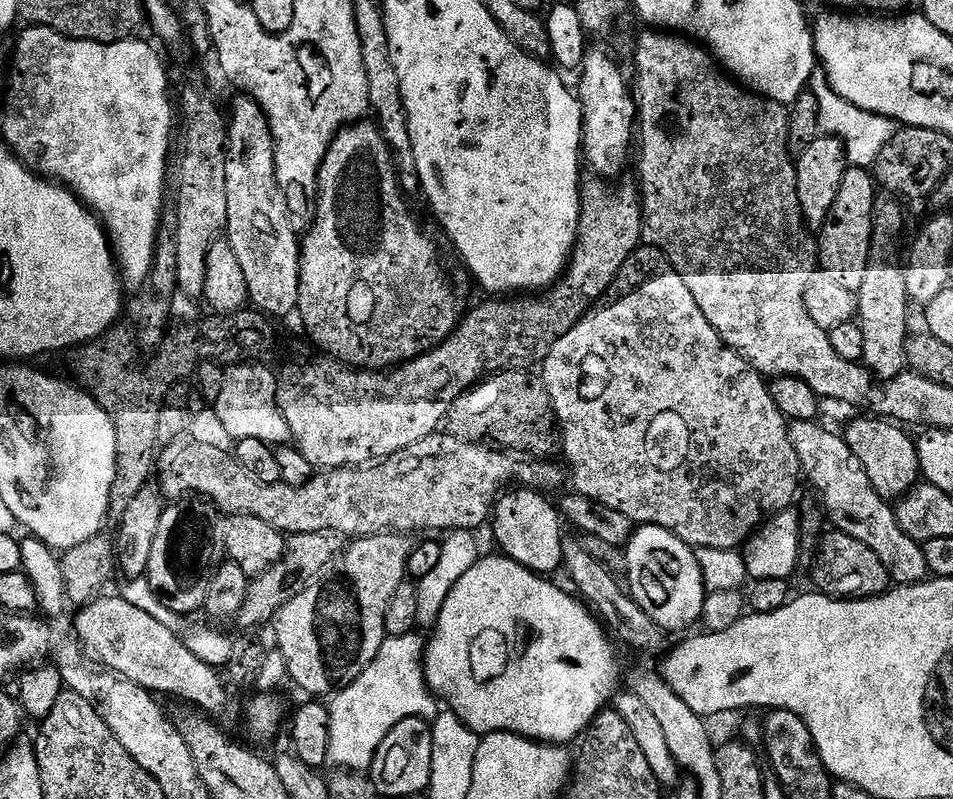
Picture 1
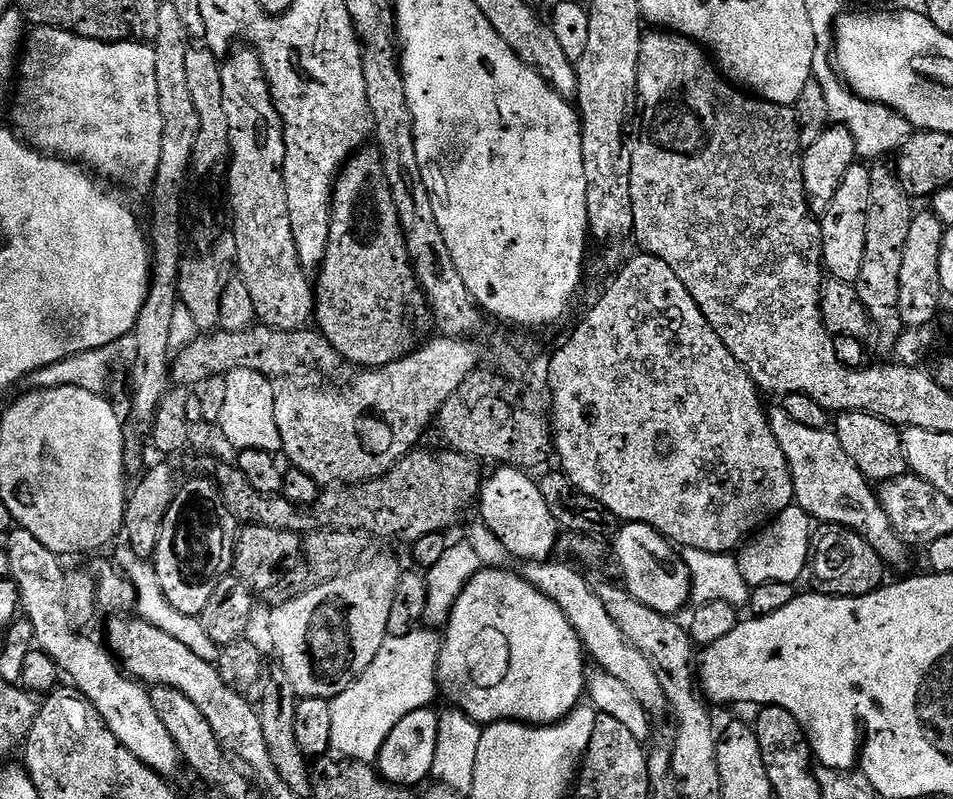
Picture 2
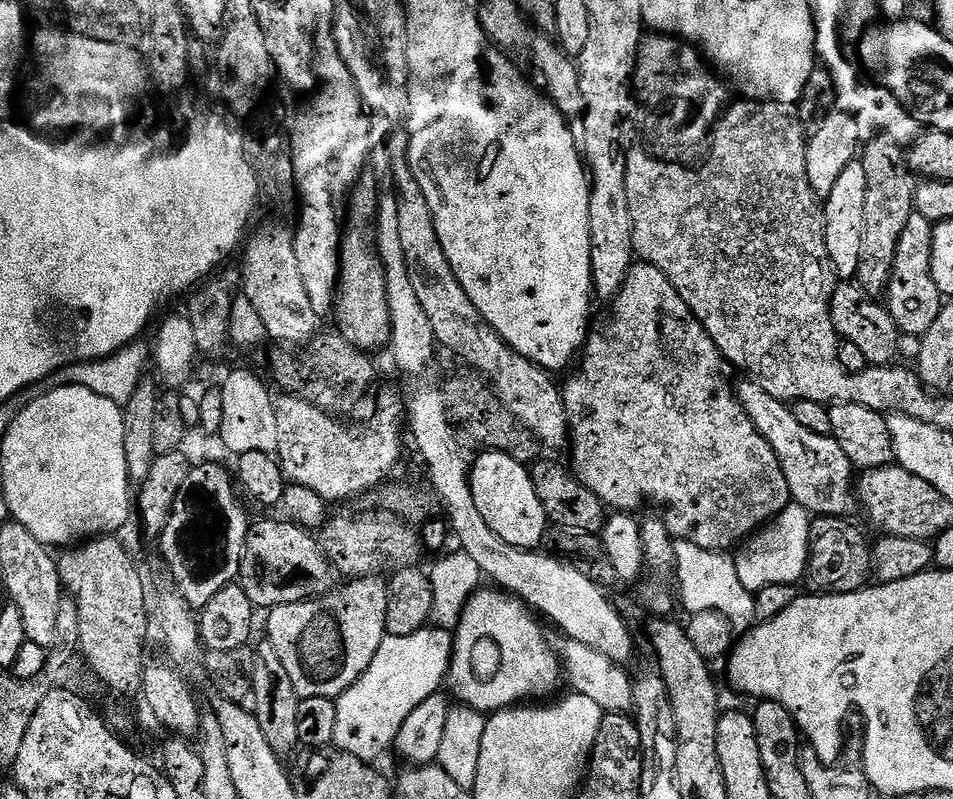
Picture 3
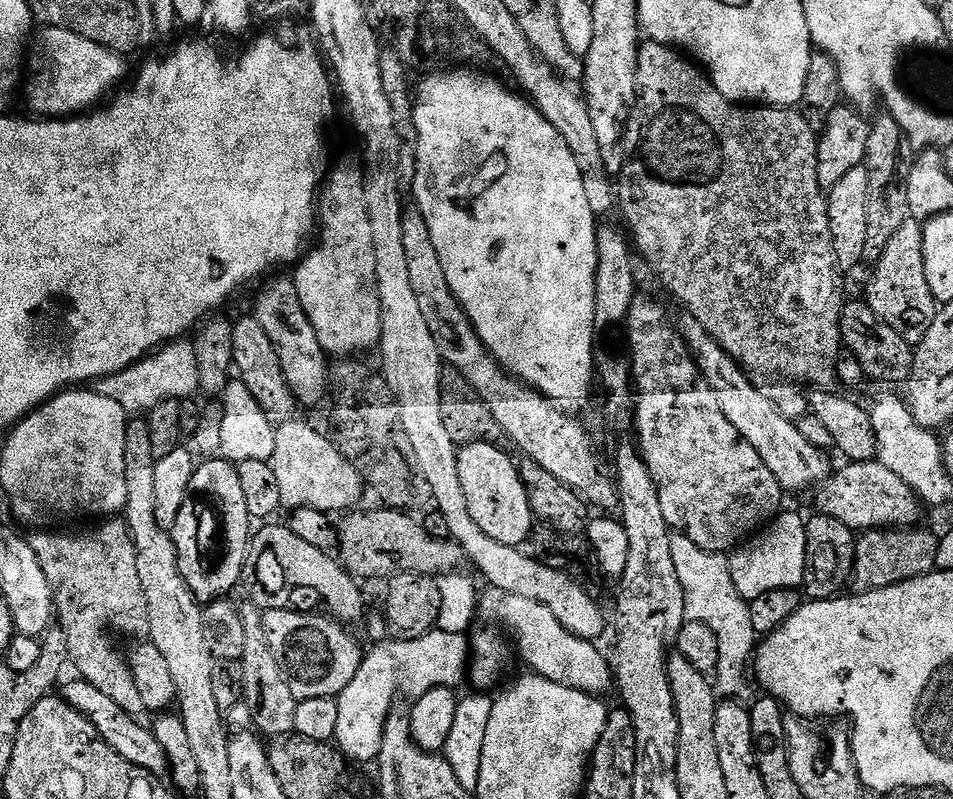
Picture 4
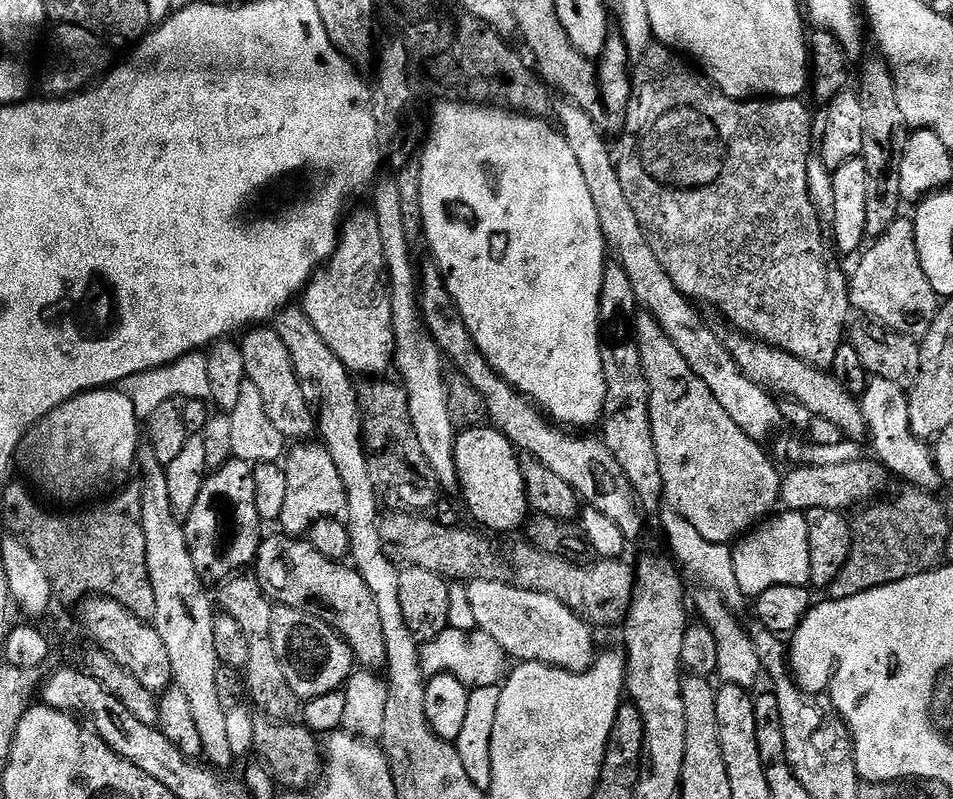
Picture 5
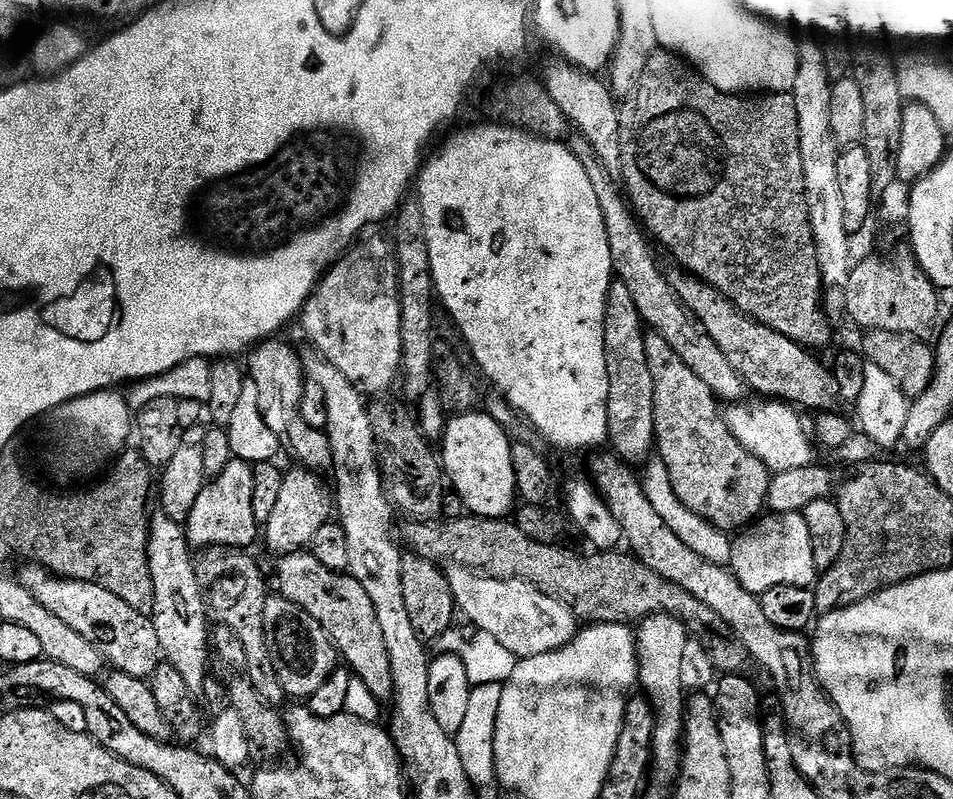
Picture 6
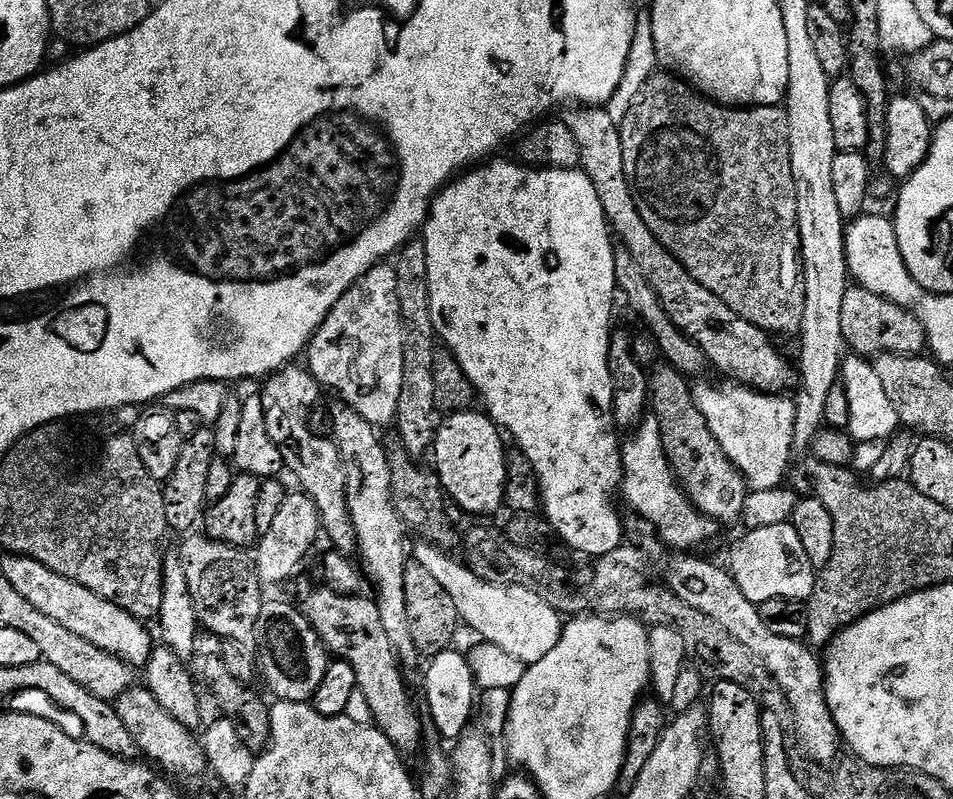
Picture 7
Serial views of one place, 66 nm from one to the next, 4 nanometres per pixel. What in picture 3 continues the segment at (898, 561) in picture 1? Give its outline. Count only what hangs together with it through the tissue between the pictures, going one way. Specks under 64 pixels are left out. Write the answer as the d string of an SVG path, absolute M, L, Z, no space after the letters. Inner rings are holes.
M744 382L744 385L739 385L738 395L740 397L740 404L746 410L746 414L754 422L754 426L758 430L758 434L762 434L762 438L766 438L766 442L774 450L774 454L778 458L778 462L782 466L782 474L786 474L786 486L790 490L792 500L797 504L801 504L808 513L816 518L844 518L849 514L847 512L857 511L858 508L858 496L854 491L854 469L850 458L846 458L846 450L842 450L842 446L838 446L838 442L833 440L831 436L823 436L822 434L810 434L810 430L806 430L806 426L798 426L798 418L794 418L791 407L783 400L776 400L770 394L766 394L766 390L762 390L757 384L751 382Z

